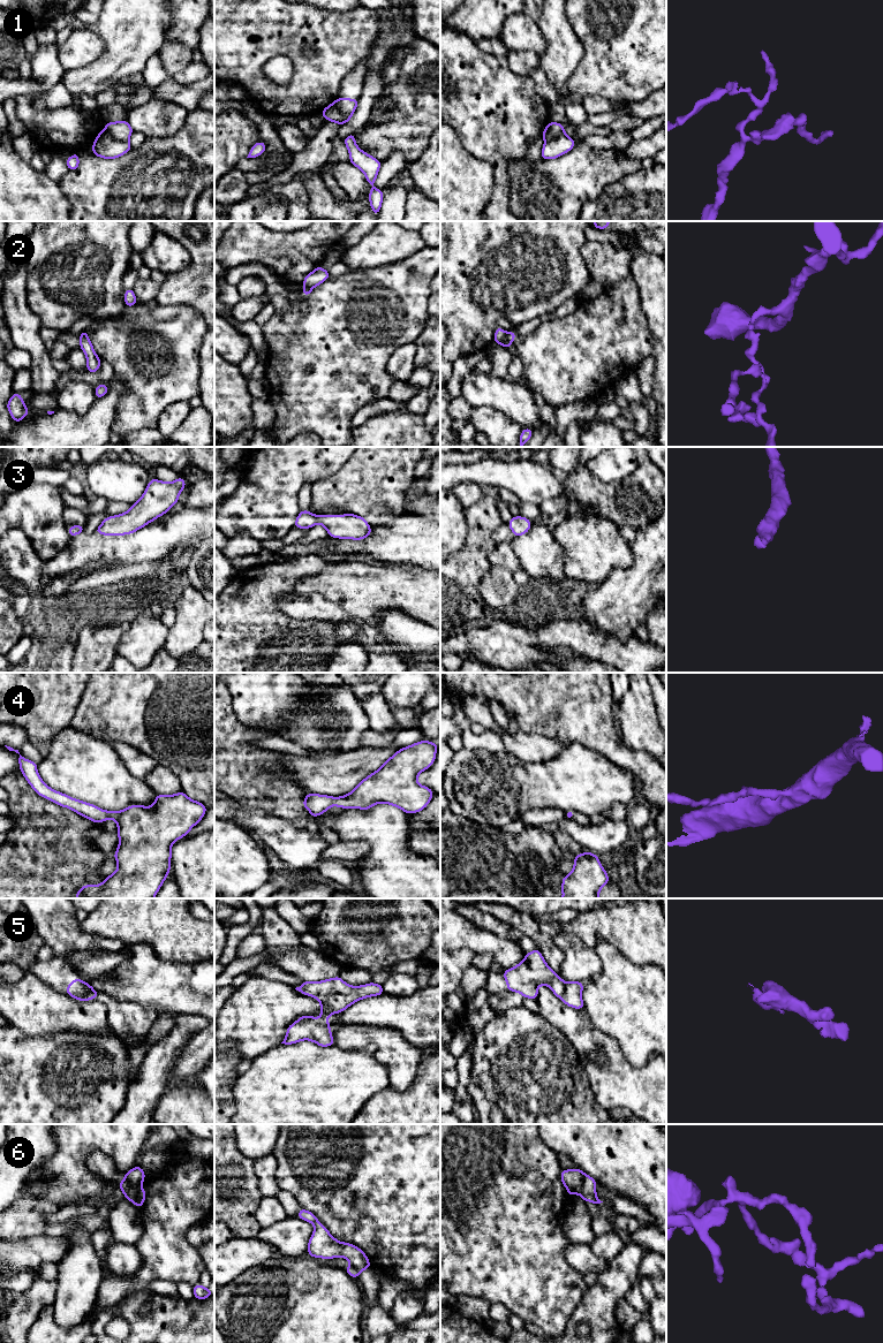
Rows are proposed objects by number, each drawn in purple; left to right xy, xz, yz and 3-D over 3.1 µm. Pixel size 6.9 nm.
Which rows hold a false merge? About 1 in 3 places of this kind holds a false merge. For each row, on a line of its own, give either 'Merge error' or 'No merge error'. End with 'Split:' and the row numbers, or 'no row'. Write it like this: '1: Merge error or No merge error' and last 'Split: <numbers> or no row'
1: Merge error
2: Merge error
3: No merge error
4: No merge error
5: Merge error
6: Merge error
Split: 1, 2, 5, 6

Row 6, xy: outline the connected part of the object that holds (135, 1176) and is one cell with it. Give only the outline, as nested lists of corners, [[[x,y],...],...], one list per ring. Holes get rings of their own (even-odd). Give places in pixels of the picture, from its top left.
[[[136,1166],[126,1173],[126,1177],[130,1185],[135,1188],[144,1182],[145,1173],[139,1166]]]

